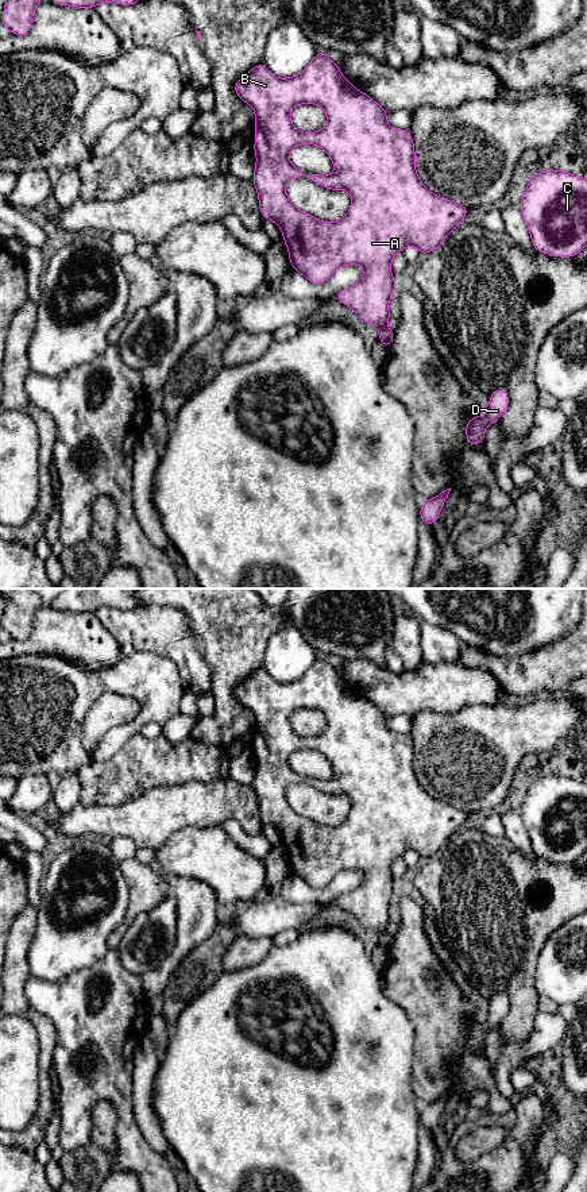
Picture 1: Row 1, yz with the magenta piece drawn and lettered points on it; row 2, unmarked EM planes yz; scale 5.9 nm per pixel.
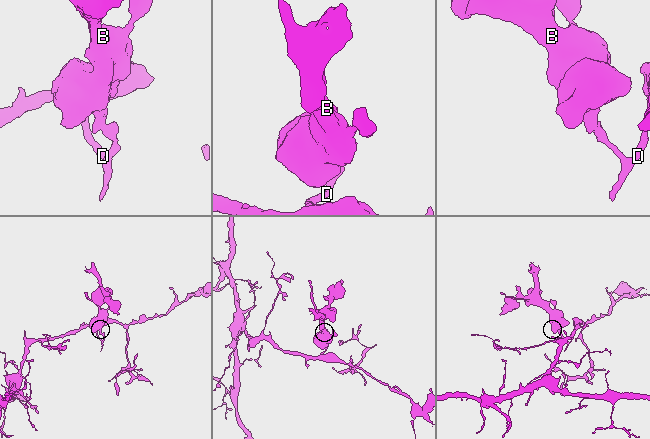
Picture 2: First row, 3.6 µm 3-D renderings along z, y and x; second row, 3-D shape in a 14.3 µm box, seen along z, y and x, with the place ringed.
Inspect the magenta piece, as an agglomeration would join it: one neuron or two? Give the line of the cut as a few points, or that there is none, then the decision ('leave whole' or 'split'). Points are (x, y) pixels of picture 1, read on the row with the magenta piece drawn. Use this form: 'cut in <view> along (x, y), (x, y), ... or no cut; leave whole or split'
cut in yz along (385, 326), (379, 331); split

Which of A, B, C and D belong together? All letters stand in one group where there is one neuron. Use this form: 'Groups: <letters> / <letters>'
Groups: A B / C D

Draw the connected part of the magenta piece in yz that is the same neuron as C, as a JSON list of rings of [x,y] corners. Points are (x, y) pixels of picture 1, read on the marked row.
[[[564,170],[536,173],[520,208],[537,252],[571,258],[587,246],[587,178]]]

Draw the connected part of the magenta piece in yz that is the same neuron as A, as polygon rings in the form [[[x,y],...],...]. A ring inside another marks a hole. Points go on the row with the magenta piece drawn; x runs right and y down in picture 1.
[[[321,50],[304,72],[287,78],[278,78],[262,62],[239,78],[233,90],[255,111],[256,138],[252,147],[256,162],[251,180],[258,193],[260,217],[273,220],[282,231],[290,267],[320,285],[328,282],[341,266],[363,266],[366,271],[360,281],[335,296],[366,324],[382,331],[391,319],[389,302],[398,286],[391,275],[394,255],[408,244],[428,255],[464,221],[470,208],[436,196],[422,184],[416,171],[416,147],[410,131],[390,127],[386,120],[389,112],[356,89]],[[298,104],[323,107],[327,113],[324,128],[317,132],[298,131],[290,119],[291,108]],[[301,144],[321,147],[332,159],[335,171],[321,175],[294,167],[289,154]],[[301,177],[329,190],[348,190],[352,201],[347,215],[331,223],[300,211],[285,188],[290,180]]]

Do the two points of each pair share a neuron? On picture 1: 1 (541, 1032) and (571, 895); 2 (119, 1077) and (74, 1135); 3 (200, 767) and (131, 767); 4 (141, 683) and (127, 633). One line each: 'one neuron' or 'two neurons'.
1: two neurons
2: one neuron
3: one neuron
4: two neurons

